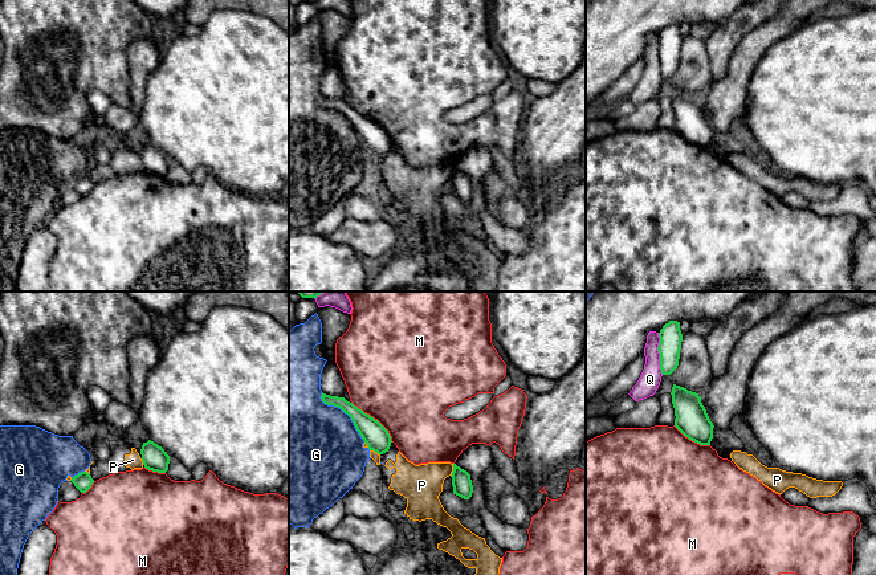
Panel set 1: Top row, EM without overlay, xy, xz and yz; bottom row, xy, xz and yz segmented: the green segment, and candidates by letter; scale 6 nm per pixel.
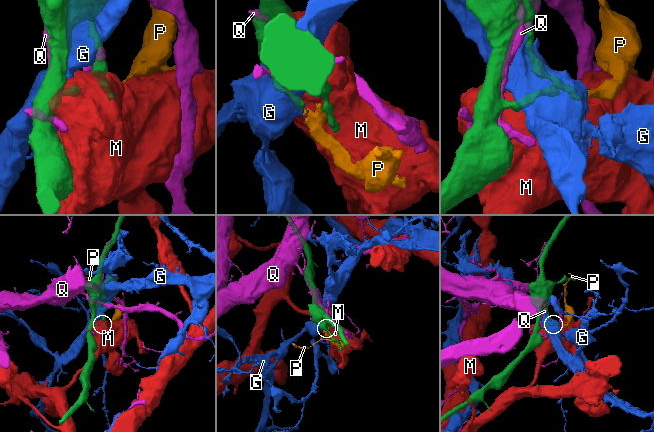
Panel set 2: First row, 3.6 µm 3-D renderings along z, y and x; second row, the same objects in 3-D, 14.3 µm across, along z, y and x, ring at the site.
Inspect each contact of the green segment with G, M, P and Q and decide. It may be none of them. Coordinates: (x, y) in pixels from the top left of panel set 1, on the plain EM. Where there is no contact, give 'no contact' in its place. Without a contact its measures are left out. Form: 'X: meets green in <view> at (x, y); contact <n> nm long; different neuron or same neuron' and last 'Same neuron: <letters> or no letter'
G: meets green in xz at (345, 115); contact 400 nm long; different neuron
M: meets green in xz at (374, 122); contact 360 nm long; different neuron
P: meets green in xz at (453, 174); contact 80 nm long; different neuron
Q: meets green in yz at (659, 56); contact 260 nm long; different neuron
Same neuron: no letter

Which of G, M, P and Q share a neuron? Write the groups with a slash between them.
G P / M / Q

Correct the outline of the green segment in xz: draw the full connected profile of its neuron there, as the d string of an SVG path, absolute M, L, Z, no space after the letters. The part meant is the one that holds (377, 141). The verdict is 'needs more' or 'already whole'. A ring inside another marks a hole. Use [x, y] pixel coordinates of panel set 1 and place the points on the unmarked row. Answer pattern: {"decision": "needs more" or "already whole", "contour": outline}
{"decision": "already whole", "contour": "M322 95L321 102L325 107L338 110L351 121L356 134L370 154L378 158L388 155L392 146L391 139L378 123L364 117L345 101L330 99Z"}

